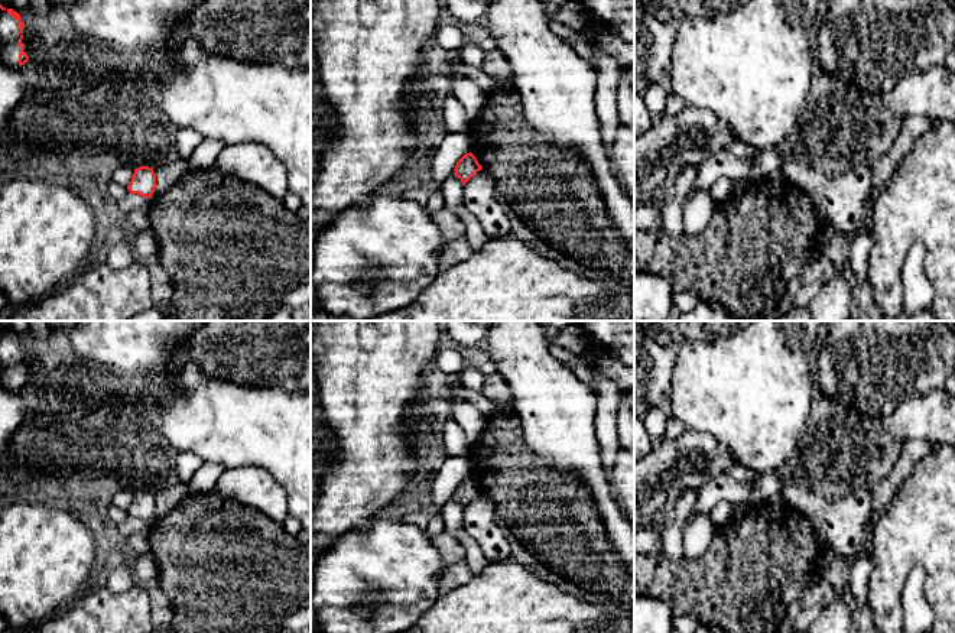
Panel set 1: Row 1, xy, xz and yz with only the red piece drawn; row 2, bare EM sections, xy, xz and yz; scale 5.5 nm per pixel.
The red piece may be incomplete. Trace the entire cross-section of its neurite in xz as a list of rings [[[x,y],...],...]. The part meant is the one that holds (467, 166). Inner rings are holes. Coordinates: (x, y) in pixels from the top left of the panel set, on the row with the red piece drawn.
[[[470,152],[457,162],[454,171],[464,186],[481,169],[483,166],[478,163],[477,158]]]

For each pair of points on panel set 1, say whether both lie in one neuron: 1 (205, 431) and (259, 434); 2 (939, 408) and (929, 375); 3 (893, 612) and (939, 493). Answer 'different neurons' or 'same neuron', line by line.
1: same neuron
2: different neurons
3: same neuron

